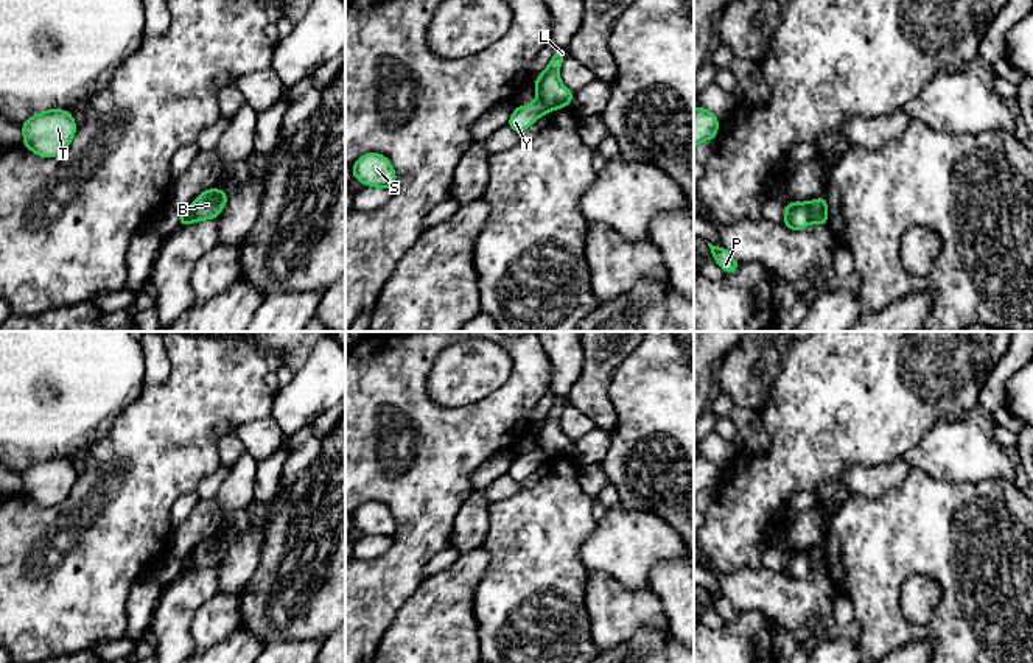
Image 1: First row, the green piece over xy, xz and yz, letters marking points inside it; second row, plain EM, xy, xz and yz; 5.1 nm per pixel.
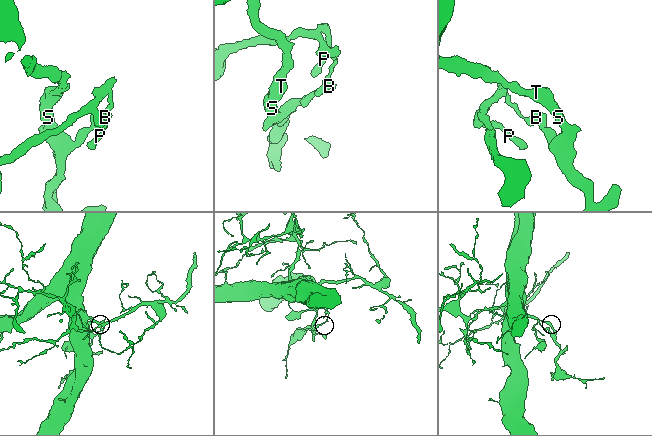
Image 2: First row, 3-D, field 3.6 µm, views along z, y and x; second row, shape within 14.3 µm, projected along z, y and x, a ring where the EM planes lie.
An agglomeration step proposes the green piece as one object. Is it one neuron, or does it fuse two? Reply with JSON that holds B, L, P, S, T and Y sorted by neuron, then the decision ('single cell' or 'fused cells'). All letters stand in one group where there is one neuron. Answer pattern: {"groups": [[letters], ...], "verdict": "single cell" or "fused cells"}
{"groups": [["B", "L", "P"], ["S", "T", "Y"]], "verdict": "fused cells"}

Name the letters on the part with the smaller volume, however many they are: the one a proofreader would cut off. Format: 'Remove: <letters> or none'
Remove: B, L, P

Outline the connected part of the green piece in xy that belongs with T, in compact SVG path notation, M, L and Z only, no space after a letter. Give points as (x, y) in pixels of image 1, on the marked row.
M59 109L39 112L20 126L23 146L44 159L62 154L78 129L72 112Z

